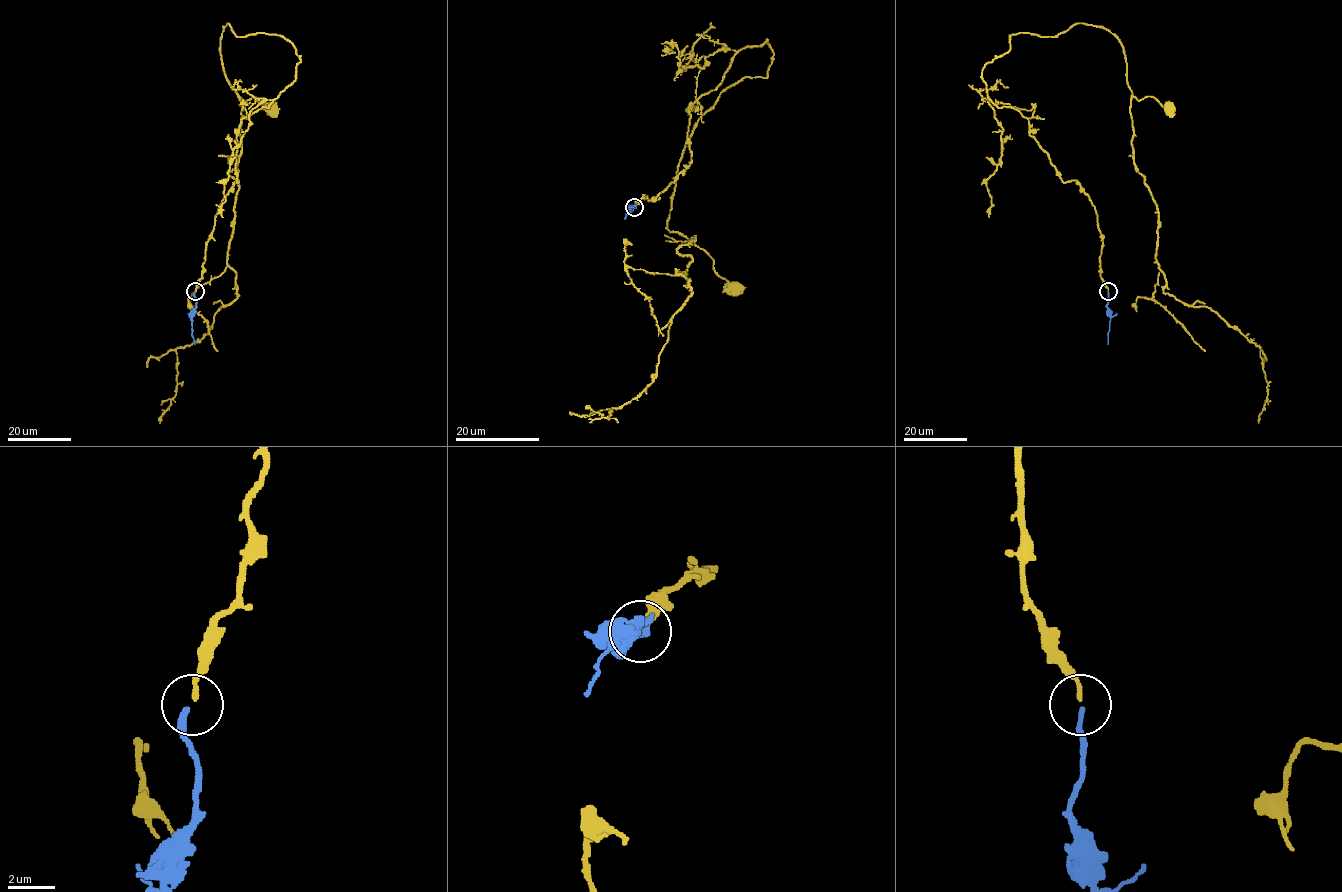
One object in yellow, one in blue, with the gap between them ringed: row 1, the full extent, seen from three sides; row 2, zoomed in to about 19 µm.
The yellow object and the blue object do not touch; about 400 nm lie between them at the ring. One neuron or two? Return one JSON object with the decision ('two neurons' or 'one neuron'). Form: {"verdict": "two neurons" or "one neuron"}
{"verdict": "one neuron"}

